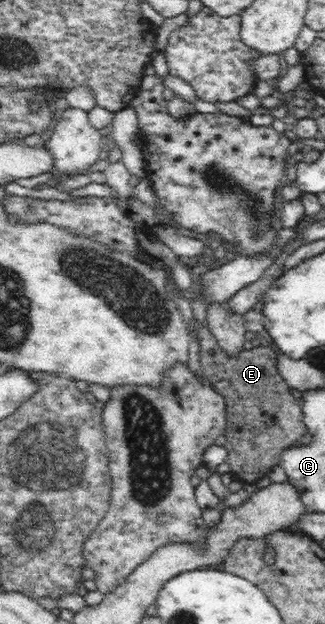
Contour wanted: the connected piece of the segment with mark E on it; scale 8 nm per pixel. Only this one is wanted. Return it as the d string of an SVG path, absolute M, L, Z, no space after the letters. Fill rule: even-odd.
M201 326L199 329L199 363L208 377L210 383L218 388L218 392L225 393L225 402L228 405L228 428L225 431L225 445L227 451L227 464L234 472L231 477L242 483L257 483L261 478L265 478L274 466L281 462L281 454L300 445L305 441L307 427L303 412L301 412L301 401L297 400L297 393L289 388L286 381L276 368L276 353L265 346L252 347L251 349L242 349L236 353L236 356L225 352L214 335L208 330L207 326Z

